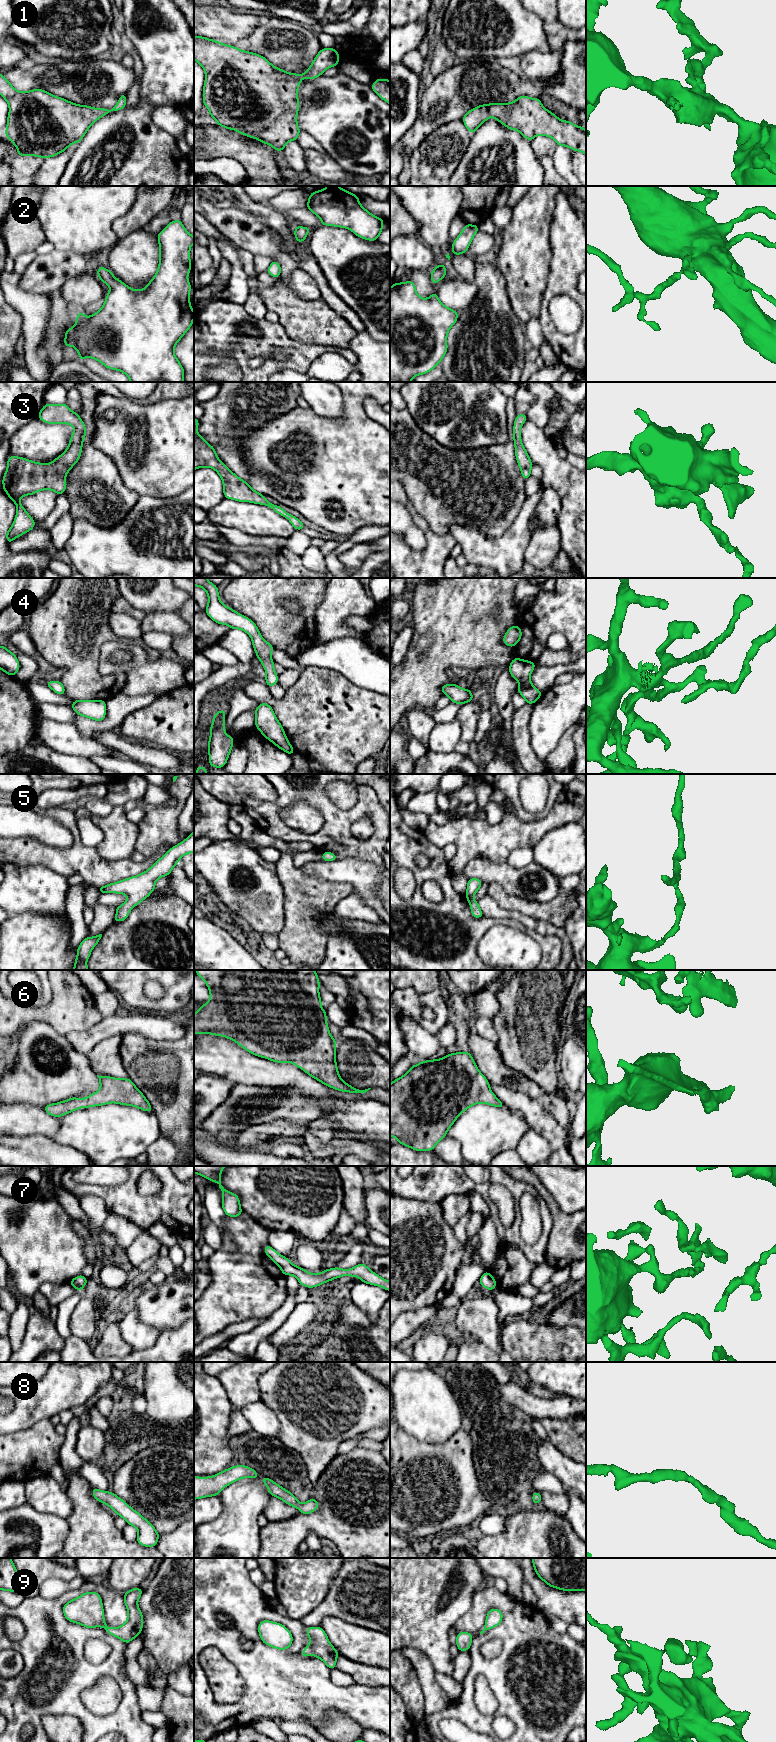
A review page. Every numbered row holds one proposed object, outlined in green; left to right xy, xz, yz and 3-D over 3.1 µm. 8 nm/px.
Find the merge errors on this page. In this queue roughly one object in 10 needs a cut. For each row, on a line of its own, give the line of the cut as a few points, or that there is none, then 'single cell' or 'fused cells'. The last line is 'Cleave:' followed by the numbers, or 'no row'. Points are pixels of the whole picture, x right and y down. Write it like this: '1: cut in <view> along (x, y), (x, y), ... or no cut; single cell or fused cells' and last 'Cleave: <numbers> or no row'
1: no cut; single cell
2: no cut; single cell
3: no cut; single cell
4: no cut; single cell
5: no cut; single cell
6: no cut; single cell
7: no cut; single cell
8: no cut; single cell
9: no cut; single cell
Cleave: no row

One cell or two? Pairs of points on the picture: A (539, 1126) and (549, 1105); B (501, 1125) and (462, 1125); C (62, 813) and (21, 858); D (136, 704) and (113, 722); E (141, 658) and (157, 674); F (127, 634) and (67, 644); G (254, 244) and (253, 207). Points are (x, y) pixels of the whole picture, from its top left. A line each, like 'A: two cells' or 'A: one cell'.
A: two cells
B: one cell
C: one cell
D: one cell
E: one cell
F: two cells
G: two cells

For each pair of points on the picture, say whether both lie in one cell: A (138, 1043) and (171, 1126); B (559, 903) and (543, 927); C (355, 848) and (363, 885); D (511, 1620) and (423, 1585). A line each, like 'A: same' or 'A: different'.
A: same
B: different
C: different
D: different

